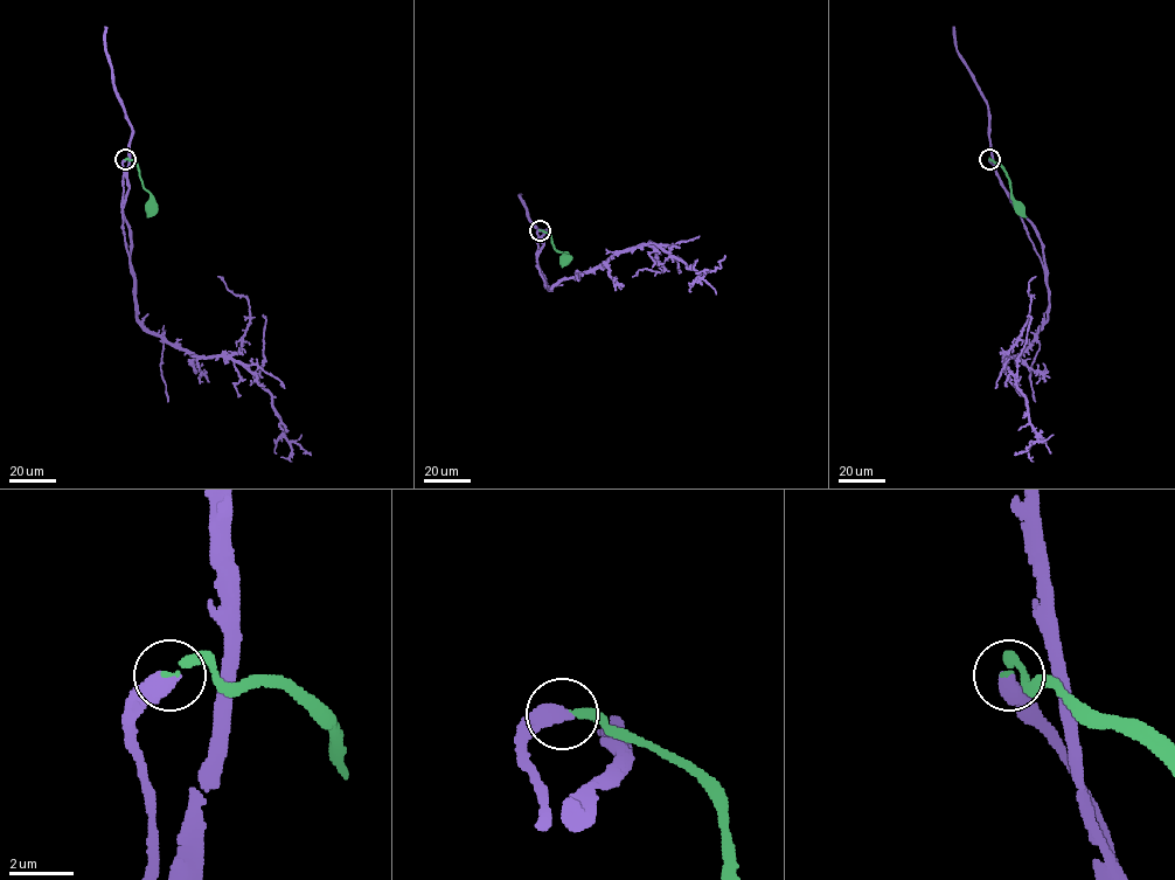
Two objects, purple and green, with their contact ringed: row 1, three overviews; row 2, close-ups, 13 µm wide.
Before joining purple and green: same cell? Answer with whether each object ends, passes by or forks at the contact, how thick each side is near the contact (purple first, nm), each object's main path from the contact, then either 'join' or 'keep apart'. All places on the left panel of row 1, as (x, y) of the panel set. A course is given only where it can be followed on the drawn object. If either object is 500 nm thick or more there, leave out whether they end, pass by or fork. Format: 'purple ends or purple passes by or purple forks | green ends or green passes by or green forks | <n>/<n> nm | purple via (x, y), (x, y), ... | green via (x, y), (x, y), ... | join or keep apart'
550/260 nm | purple via (125, 159), (123, 229), (138, 321), (197, 355), (241, 362), (271, 395), (284, 436), (310, 455) | green via (125, 159), (137, 164), (152, 207) | join

